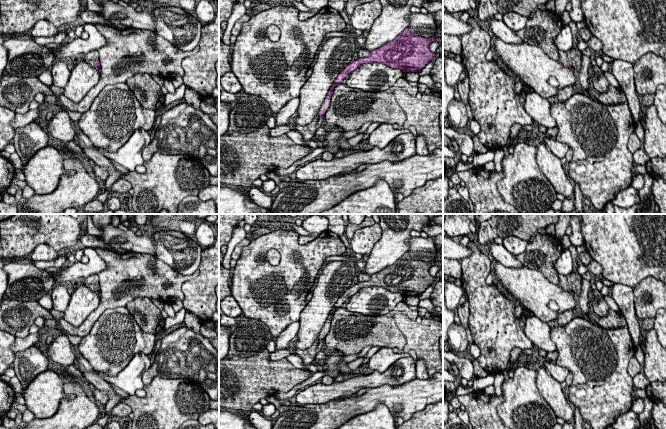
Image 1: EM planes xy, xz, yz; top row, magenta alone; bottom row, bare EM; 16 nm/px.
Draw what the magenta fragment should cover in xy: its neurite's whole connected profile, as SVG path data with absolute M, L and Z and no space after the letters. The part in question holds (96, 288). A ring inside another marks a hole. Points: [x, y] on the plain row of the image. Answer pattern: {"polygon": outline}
{"polygon": "M91 275L87 279L85 279L83 284L86 285L87 287L89 287L92 291L94 291L96 294L99 295L101 292L101 289L97 285L98 282L99 282L98 275Z"}

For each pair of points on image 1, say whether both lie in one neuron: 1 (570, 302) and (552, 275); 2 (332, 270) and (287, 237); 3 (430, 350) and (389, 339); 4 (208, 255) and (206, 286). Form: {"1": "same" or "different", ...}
{"1": "different", "2": "different", "3": "different", "4": "same"}

